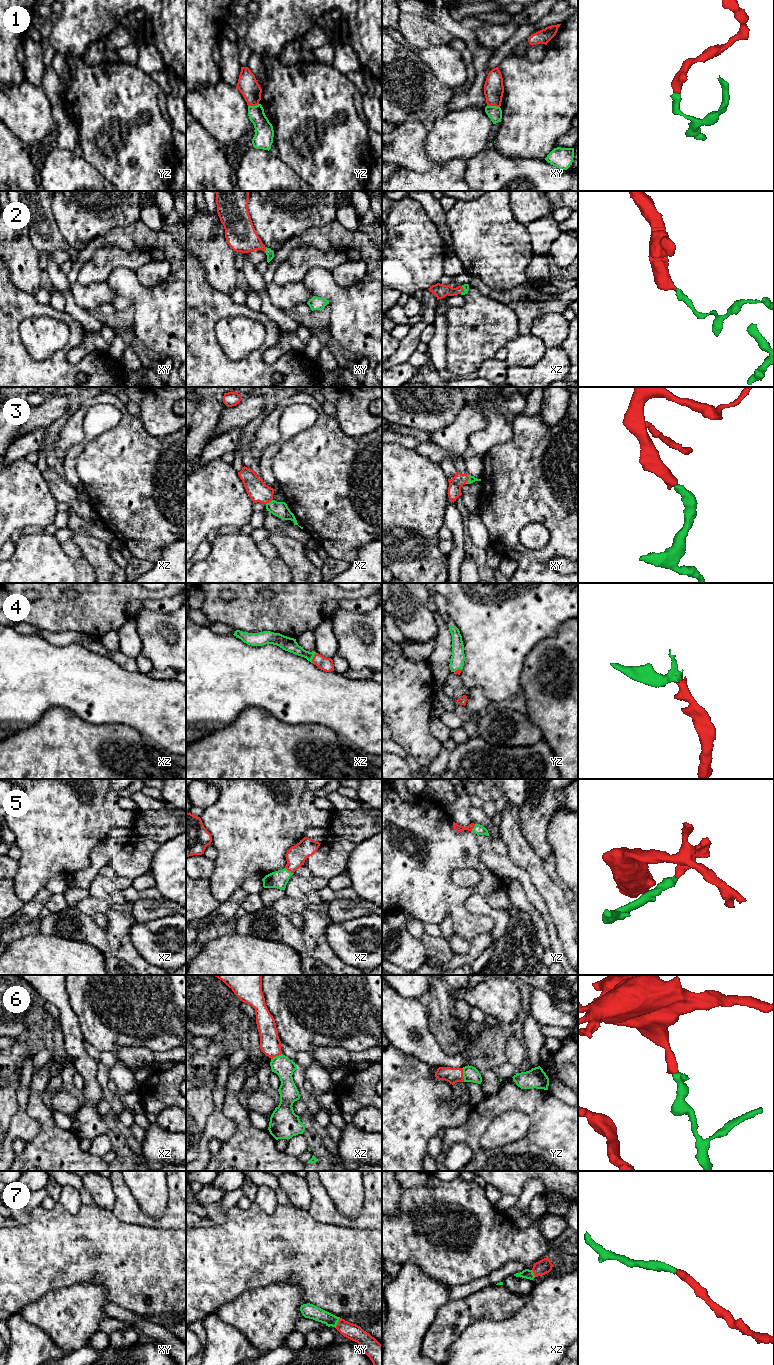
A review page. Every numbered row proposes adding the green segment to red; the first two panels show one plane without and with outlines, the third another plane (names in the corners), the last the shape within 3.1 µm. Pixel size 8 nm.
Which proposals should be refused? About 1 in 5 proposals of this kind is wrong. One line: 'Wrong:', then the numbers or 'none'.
Wrong: none

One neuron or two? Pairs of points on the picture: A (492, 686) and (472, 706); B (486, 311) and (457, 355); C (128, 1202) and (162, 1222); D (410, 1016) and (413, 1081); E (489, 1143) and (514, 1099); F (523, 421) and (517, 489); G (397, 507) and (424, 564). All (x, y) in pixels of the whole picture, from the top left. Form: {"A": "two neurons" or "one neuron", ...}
{"A": "two neurons", "B": "one neuron", "C": "one neuron", "D": "two neurons", "E": "two neurons", "F": "one neuron", "G": "one neuron"}

